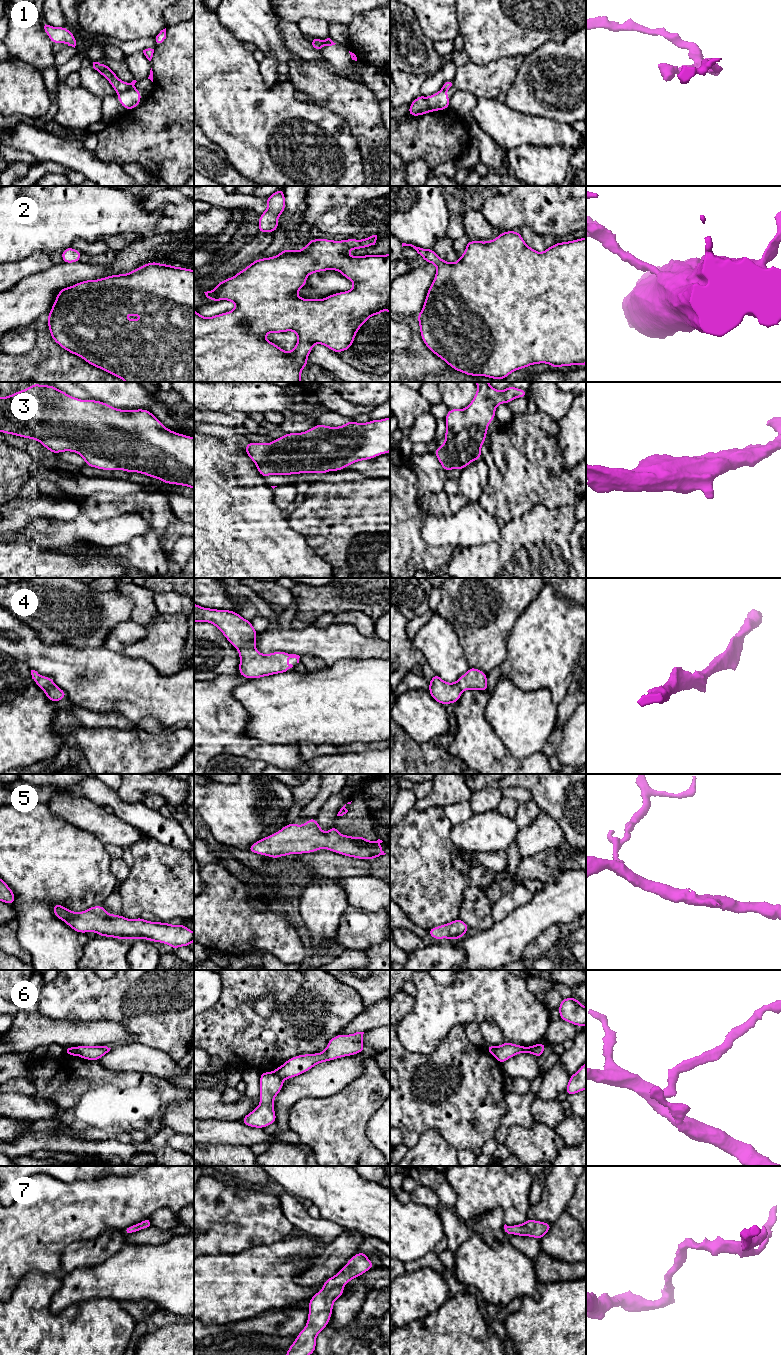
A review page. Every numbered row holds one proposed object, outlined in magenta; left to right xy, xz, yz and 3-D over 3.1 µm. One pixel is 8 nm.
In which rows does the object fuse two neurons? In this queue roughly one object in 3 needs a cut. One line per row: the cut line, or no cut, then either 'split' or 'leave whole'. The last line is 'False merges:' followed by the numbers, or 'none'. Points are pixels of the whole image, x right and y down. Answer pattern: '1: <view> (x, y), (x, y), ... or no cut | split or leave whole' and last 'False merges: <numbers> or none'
1: xy (133, 87), (118, 94) | split
2: no cut | leave whole
3: no cut | leave whole
4: no cut | leave whole
5: no cut | leave whole
6: xz (273, 1071), (282, 1080) | split
7: no cut | leave whole
False merges: 1, 6

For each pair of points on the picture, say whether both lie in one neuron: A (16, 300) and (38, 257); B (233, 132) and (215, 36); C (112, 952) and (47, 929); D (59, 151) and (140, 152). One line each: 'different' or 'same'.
A: different
B: same
C: different
D: different

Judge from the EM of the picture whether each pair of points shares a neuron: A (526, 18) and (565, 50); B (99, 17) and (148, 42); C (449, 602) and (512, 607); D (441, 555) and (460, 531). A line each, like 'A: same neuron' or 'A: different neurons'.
A: different neurons
B: different neurons
C: same neuron
D: different neurons

